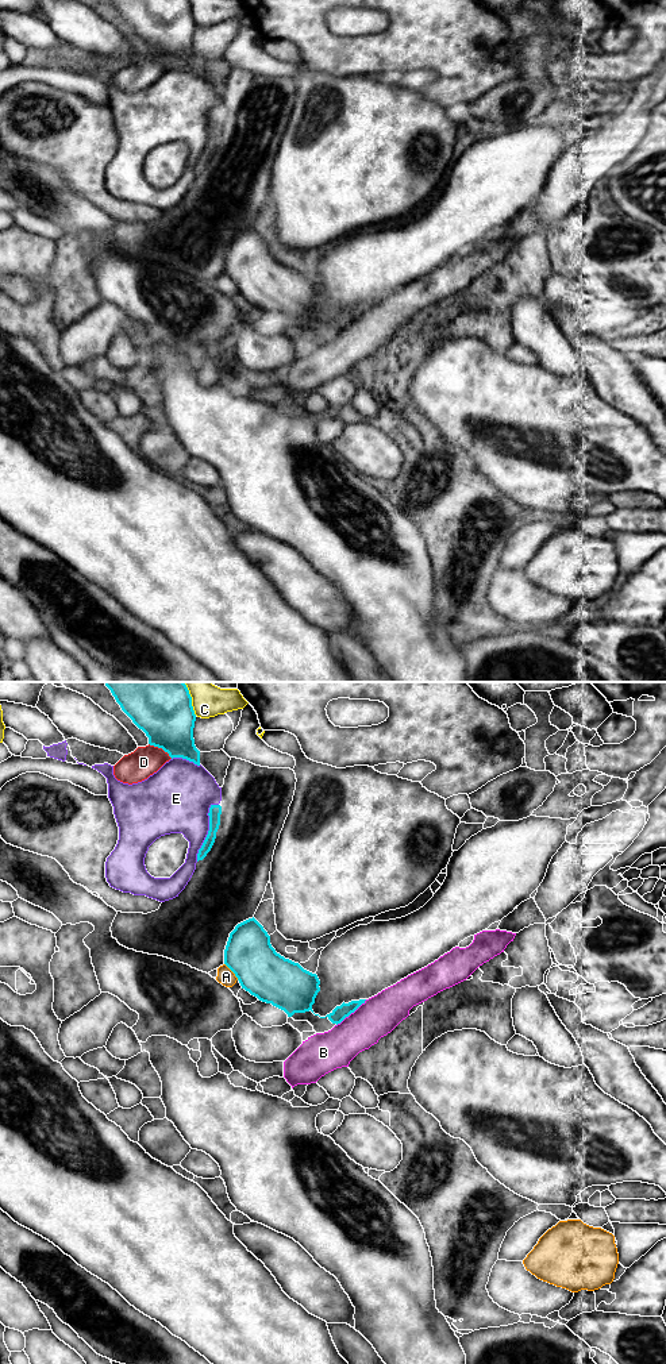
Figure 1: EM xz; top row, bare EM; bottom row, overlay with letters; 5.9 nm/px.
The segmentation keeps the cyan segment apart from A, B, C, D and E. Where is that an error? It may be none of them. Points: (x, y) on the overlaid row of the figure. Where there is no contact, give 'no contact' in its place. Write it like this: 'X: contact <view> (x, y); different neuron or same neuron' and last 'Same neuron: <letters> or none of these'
A: contact xz (231, 970); different neuron
B: contact xz (351, 1012); same neuron
C: contact xz (191, 698); different neuron
D: contact xz (161, 747); different neuron
E: contact xz (208, 831); different neuron
Same neuron: B

